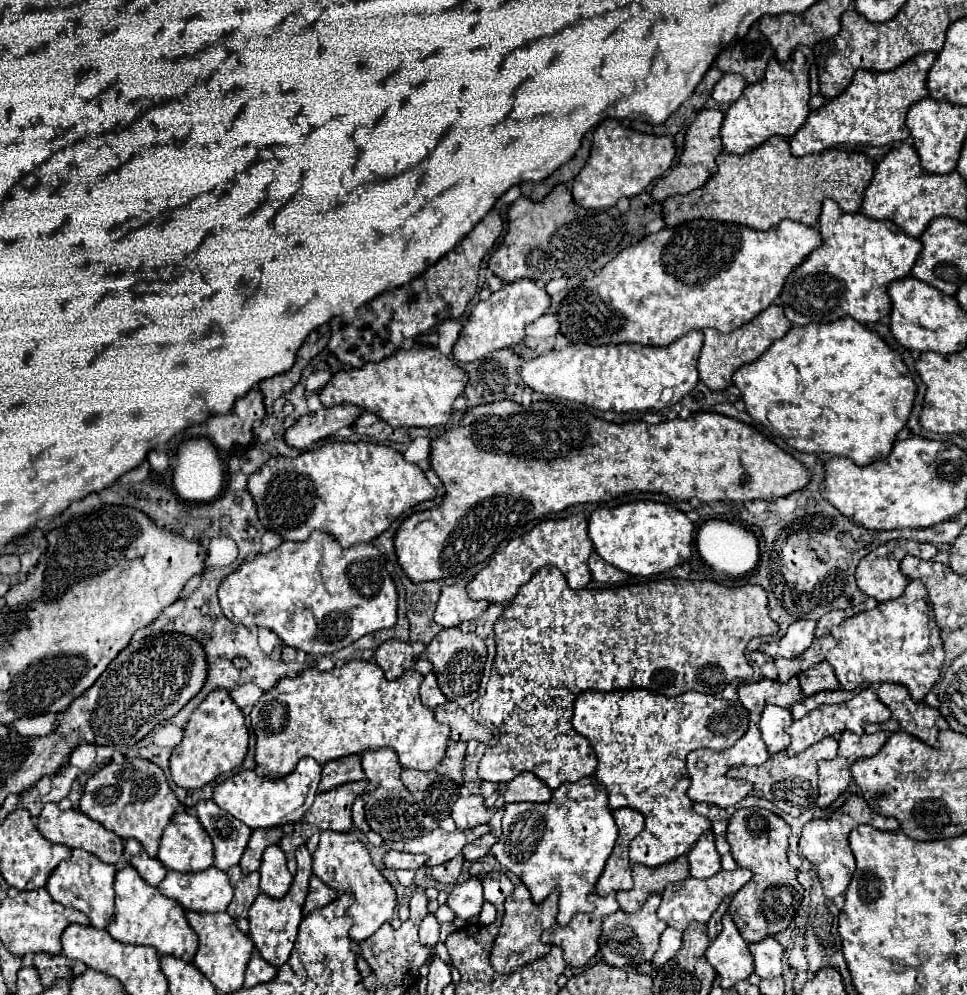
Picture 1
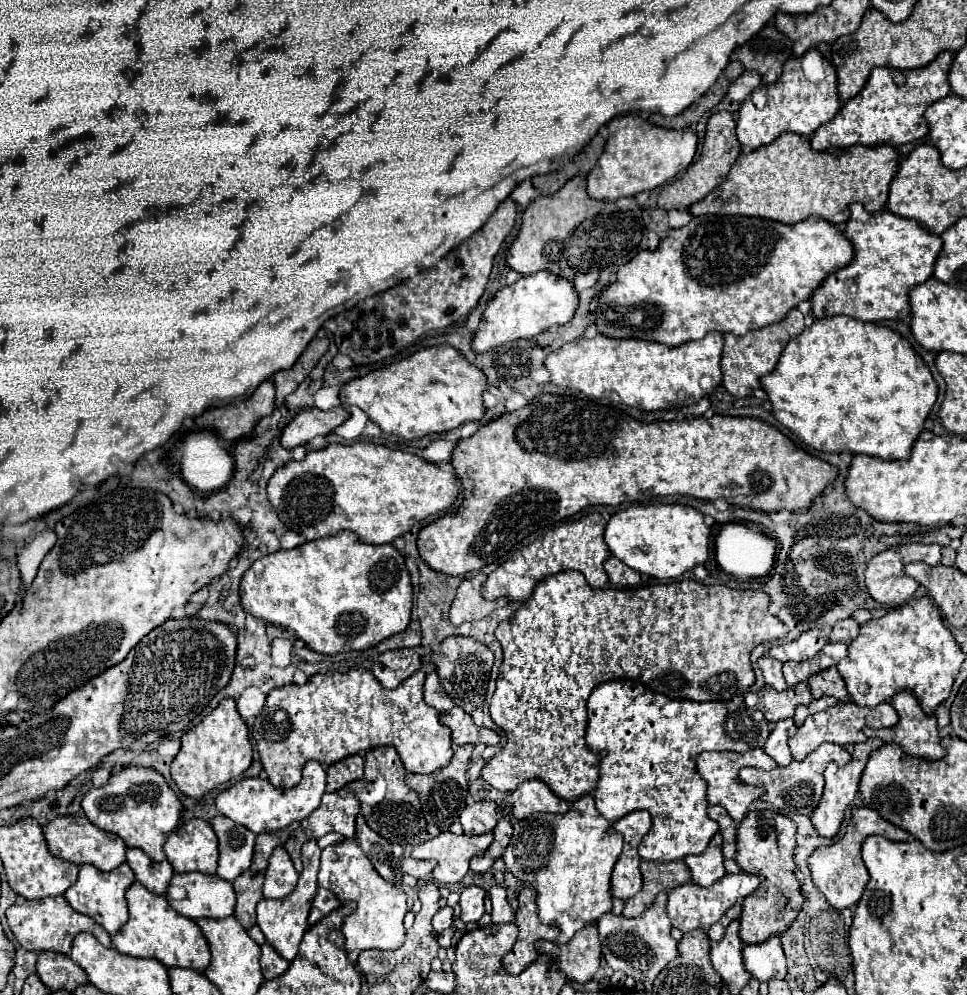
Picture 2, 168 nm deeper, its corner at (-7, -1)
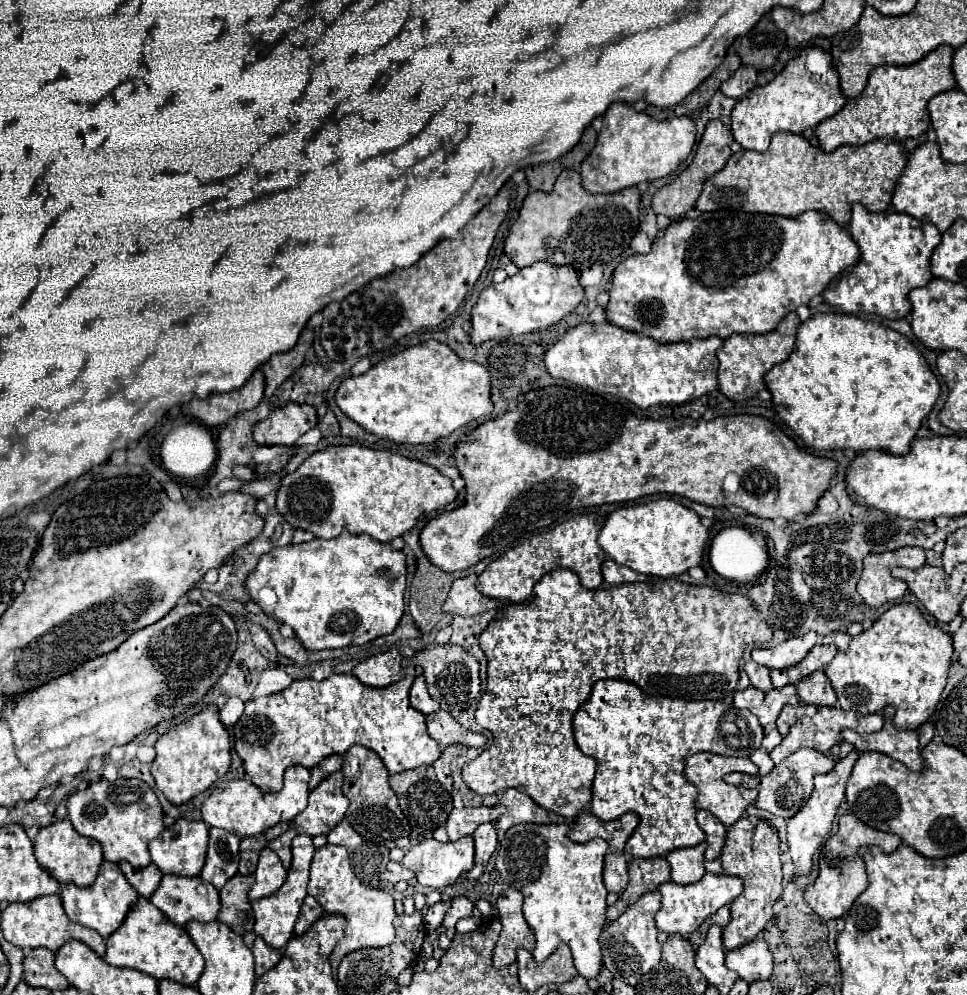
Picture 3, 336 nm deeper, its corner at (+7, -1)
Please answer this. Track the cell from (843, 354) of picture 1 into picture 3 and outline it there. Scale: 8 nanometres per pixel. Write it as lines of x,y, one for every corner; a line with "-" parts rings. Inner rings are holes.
814,313
808,321
804,321
798,329
798,337
796,337
796,349
790,353
790,357
780,363
774,365
768,373
766,373
766,385
768,391
772,393
774,399
774,409
776,413
782,417
782,421
786,425
790,425
790,429
804,441
804,445
808,449
814,451
830,451
830,449
852,449
856,453
862,451
870,451
870,449
878,449
878,451
886,451
892,455
906,455
910,451
910,443
916,437
916,431
922,425
922,419
928,417
928,413
932,411
938,395
940,395
940,383
936,379
936,375
932,373
930,365
926,363
926,359
922,357
922,353
898,331
888,329
880,323
868,321
868,319
860,319
854,315
846,315
846,313

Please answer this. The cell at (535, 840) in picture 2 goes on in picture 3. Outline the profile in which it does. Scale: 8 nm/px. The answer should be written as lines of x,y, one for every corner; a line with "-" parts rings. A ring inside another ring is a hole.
514,825
500,839
496,871
506,885
524,895
524,917
536,937
536,947
532,951
536,961
546,961
560,943
566,943
578,973
584,979
594,979
604,963
598,937
608,927
608,891
602,881
608,843
596,837
578,845
568,839
568,827
572,825

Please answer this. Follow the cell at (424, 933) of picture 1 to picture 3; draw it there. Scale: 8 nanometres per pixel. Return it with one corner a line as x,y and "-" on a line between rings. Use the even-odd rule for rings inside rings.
440,901
440,903
436,903
436,905
432,905
428,909
428,913
424,917
424,923
426,923
428,931
436,931
440,927
440,923
442,923
448,907
450,907
450,901

